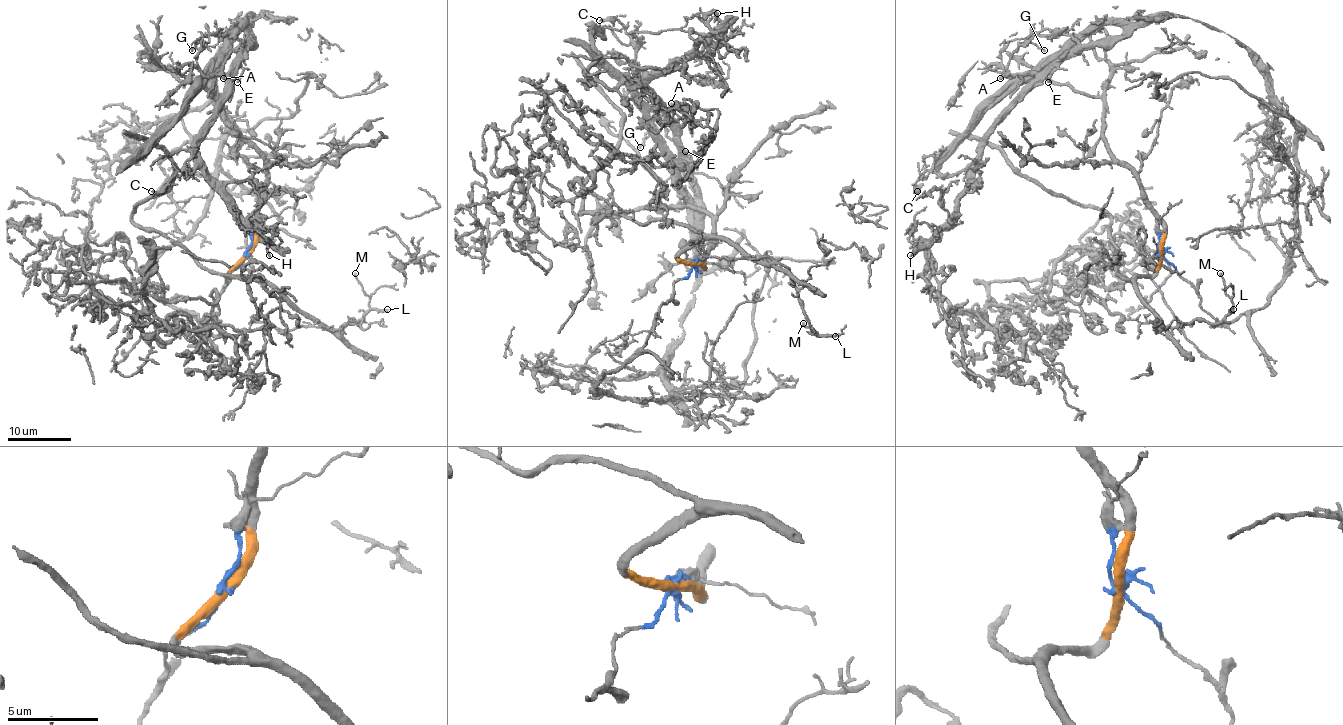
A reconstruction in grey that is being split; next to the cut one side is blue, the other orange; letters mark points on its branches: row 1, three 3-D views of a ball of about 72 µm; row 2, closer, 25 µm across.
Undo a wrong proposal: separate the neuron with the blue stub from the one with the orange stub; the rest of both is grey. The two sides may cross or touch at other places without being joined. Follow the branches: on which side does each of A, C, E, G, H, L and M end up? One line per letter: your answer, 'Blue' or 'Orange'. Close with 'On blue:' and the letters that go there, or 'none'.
A: Blue
C: Blue
E: Blue
G: Blue
H: Blue
L: Orange
M: Orange
On blue: A, C, E, G, H

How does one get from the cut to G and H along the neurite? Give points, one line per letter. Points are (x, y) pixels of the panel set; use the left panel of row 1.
G: (245, 254), (205, 323), (148, 281), (204, 214), (225, 123), (217, 60), (247, 14), (193, 51)
H: (245, 254), (205, 323), (148, 278), (204, 214), (225, 123), (217, 60), (249, 16), (197, 158), (269, 256)

